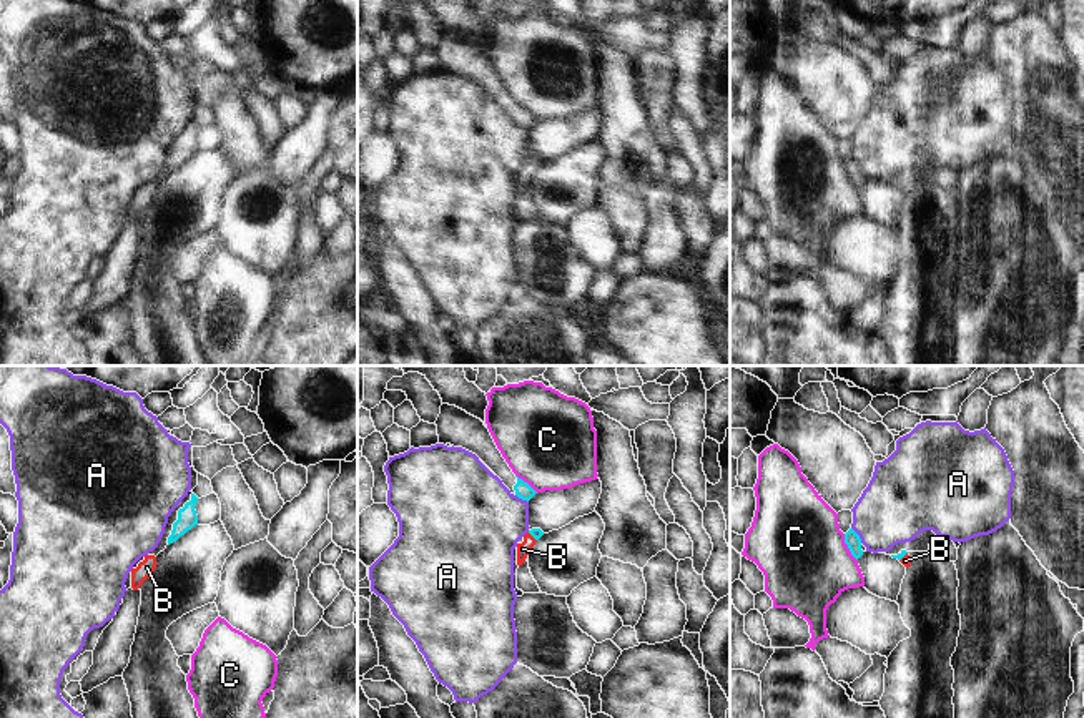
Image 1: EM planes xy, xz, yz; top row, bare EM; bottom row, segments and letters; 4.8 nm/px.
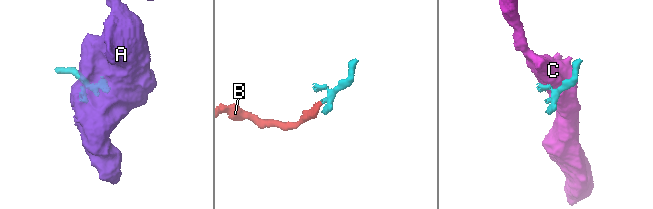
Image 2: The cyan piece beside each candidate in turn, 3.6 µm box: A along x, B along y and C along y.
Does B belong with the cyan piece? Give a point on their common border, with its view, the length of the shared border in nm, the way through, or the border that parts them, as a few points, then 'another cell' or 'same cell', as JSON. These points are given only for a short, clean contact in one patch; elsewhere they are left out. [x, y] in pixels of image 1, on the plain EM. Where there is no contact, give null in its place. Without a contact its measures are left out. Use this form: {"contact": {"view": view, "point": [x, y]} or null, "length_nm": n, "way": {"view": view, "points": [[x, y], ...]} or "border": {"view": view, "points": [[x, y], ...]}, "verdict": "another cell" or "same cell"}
{"contact": {"view": "xz", "point": [532, 163]}, "length_nm": 60, "way": {"view": "xz", "points": [[536, 160], [532, 163], [522, 177]]}, "verdict": "same cell"}

